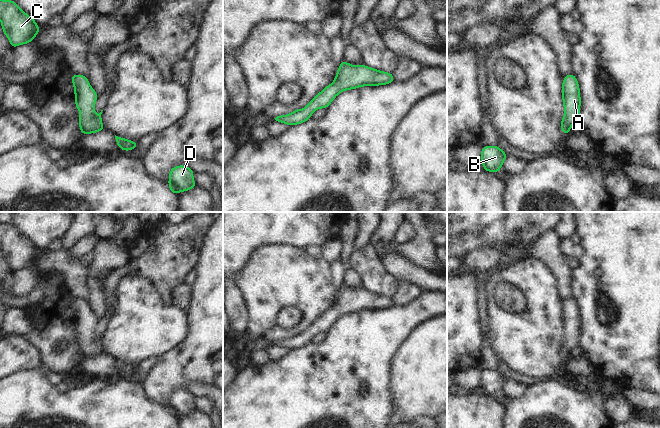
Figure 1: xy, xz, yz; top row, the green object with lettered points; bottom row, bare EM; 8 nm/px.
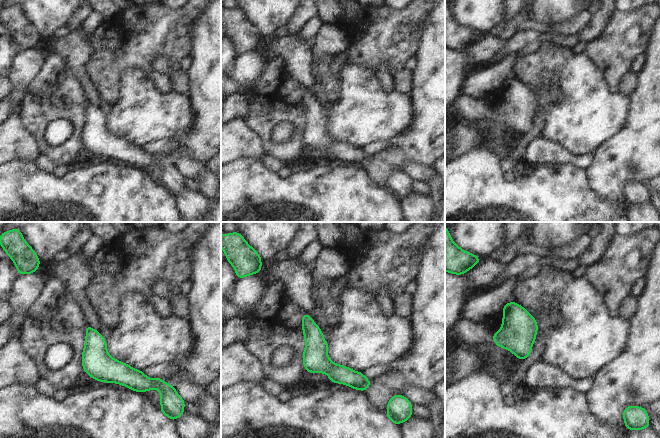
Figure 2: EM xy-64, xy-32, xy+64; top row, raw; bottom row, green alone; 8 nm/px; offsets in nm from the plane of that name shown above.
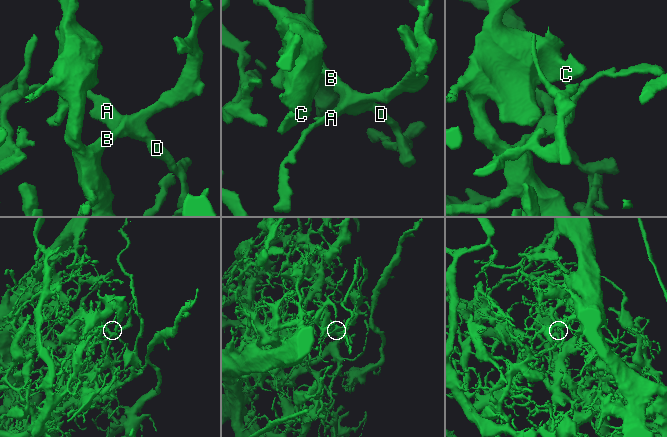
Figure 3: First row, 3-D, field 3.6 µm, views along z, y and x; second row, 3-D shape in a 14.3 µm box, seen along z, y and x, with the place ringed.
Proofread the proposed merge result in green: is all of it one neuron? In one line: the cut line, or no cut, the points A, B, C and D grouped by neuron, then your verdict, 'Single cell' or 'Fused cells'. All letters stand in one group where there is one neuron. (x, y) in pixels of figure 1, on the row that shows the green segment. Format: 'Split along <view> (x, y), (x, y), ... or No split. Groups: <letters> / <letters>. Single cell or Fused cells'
No split. Groups: A B C D. Single cell.

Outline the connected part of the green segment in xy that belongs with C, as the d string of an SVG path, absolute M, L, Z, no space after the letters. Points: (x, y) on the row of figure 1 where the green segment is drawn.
M0 0L0 19L13 48L31 42L40 30L34 19L12 0Z

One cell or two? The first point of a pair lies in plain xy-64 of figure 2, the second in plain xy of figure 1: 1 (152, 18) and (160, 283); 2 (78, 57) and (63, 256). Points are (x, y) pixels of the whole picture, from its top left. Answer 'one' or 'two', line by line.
1: one
2: one

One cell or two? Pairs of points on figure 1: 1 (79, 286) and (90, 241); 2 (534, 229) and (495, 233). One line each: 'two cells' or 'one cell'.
1: two cells
2: one cell

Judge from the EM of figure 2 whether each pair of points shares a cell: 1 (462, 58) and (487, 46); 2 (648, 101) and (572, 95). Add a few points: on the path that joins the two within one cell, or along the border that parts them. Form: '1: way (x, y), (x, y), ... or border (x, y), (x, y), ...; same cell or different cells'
1: way (468, 58), (481, 52); same cell
2: border (629, 97), (629, 109), (624, 122); different cells

